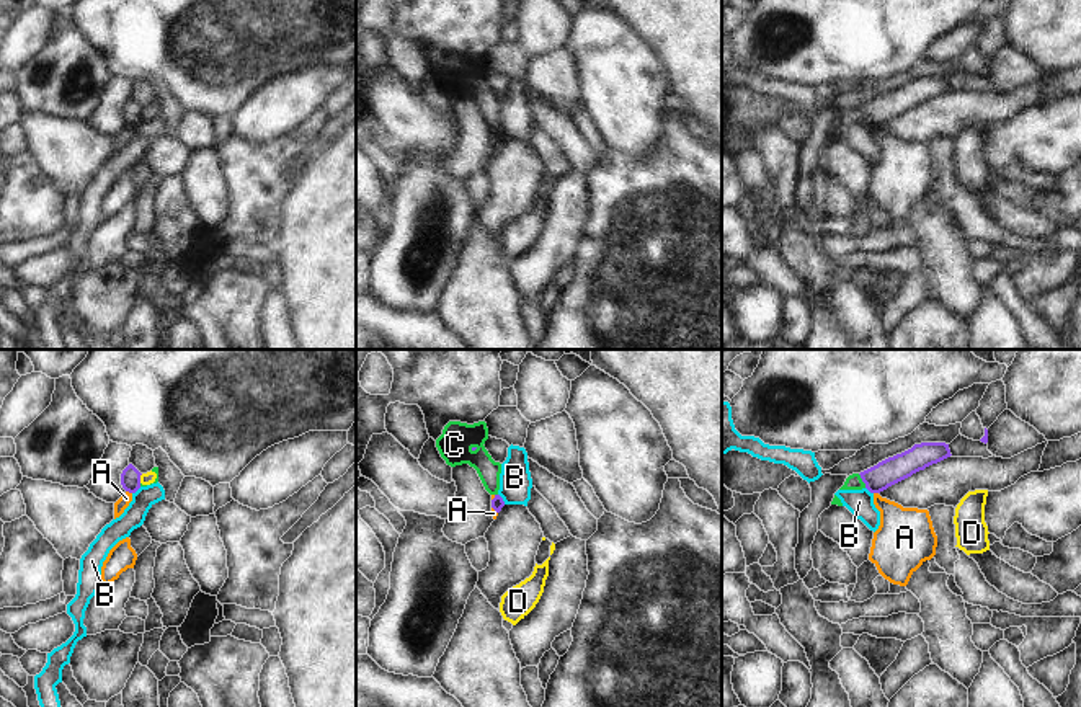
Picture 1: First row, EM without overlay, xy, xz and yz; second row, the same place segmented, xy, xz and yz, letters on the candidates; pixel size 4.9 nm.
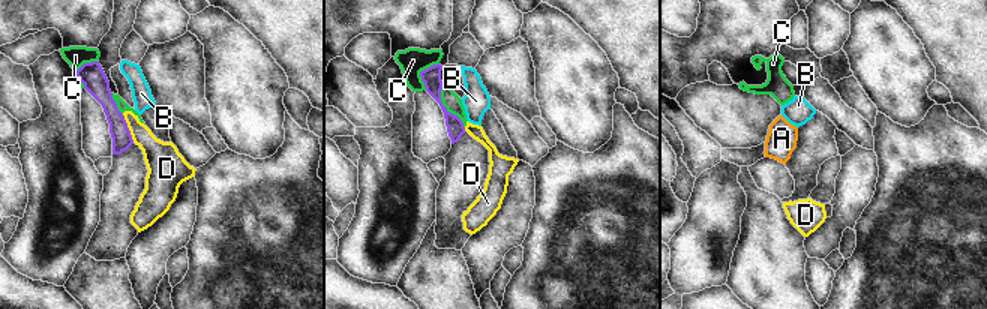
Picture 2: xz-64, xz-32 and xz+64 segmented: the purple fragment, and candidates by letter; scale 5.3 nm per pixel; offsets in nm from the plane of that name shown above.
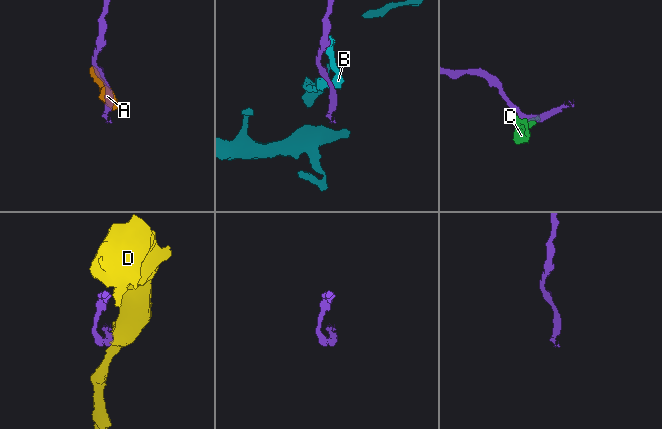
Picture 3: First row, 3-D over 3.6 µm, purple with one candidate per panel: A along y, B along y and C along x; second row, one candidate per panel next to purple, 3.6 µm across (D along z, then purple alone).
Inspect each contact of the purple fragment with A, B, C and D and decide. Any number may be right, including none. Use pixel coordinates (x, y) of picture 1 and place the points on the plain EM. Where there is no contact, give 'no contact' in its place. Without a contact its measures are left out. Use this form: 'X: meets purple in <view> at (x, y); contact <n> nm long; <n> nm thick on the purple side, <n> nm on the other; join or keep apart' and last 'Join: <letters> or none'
A: meets purple in xy at (129, 126); contact 40 nm long; 100 nm thick on the purple side, 60 nm on the other; keep apart
B: meets purple in xz at (502, 133); contact 70 nm long; 60 nm thick on the purple side, 160 nm on the other; keep apart
C: meets purple in yz at (863, 115); contact 80 nm long; 130 nm thick on the purple side, 80 nm on the other; keep apart
D: meets purple in xy at (139, 113); contact 50 nm long; 100 nm thick on the purple side, 60 nm on the other; keep apart
Join: none

